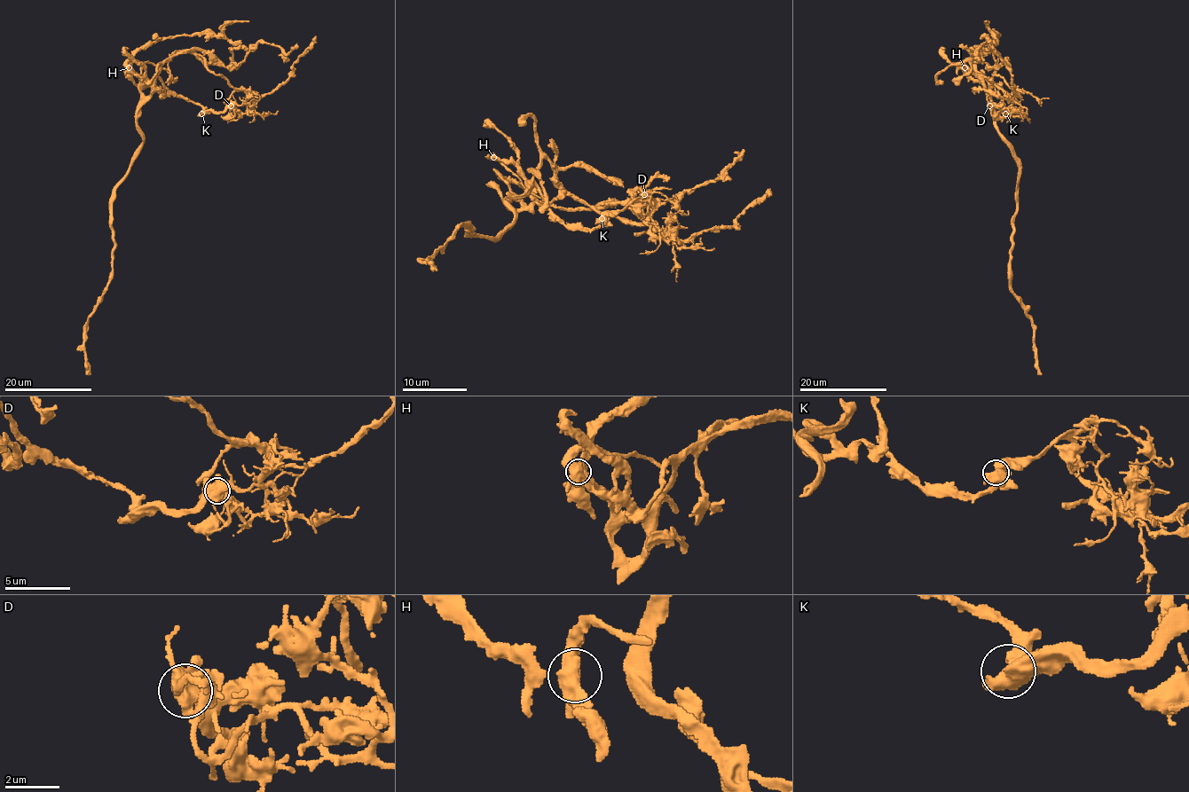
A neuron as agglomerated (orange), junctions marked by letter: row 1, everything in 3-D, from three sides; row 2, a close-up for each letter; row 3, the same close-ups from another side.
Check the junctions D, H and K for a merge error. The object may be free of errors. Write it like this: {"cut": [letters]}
{"cut": ["D"]}

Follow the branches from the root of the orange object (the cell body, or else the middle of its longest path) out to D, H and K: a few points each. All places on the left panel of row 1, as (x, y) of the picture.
D: (138, 110), (138, 105), (150, 94), (158, 77), (171, 91), (197, 102), (205, 111), (222, 112), (231, 105)
H: (138, 110), (138, 105), (150, 94), (152, 86), (129, 67)
K: (138, 110), (138, 105), (150, 94), (158, 77), (174, 94), (197, 102), (202, 109), (201, 113)

